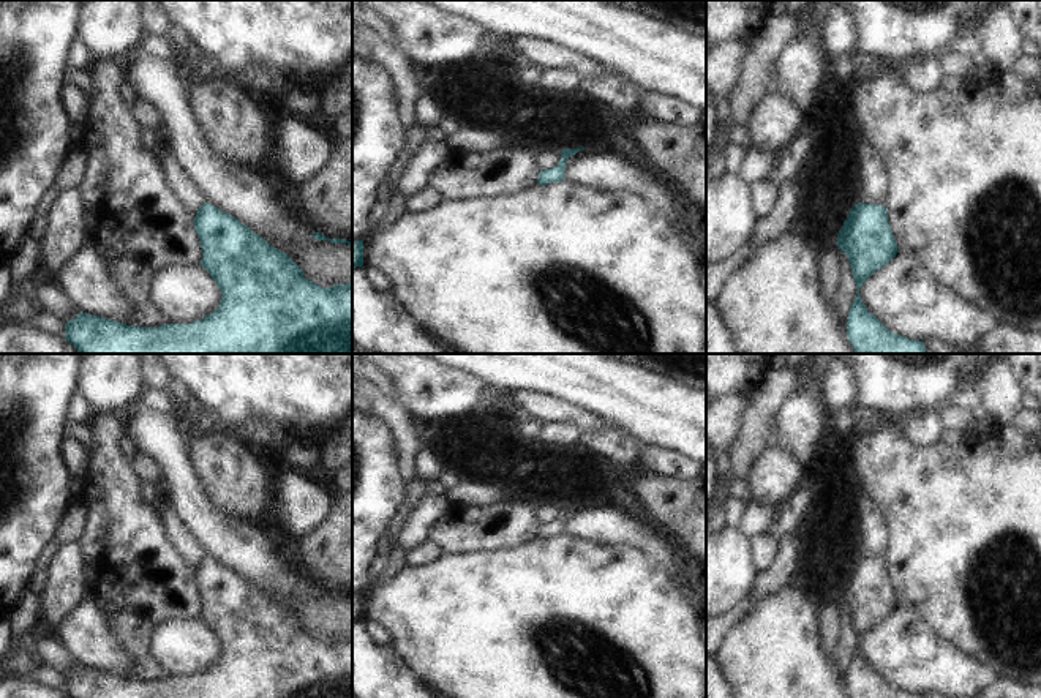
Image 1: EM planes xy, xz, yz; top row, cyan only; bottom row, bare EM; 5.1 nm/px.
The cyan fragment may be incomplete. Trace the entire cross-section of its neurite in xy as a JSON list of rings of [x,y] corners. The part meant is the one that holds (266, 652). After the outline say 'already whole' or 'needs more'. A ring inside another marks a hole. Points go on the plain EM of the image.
[[[209,556],[197,562],[193,576],[202,602],[199,619],[210,627],[221,644],[221,655],[213,666],[190,677],[139,681],[81,665],[65,676],[65,693],[70,698],[352,698],[352,635],[321,641],[306,633],[286,606]]]; already whole

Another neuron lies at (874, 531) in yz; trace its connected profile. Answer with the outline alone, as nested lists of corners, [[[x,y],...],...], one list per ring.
[[[862,496],[859,504],[859,523],[861,523],[861,553],[862,557],[886,559],[888,556],[888,524],[880,510]]]

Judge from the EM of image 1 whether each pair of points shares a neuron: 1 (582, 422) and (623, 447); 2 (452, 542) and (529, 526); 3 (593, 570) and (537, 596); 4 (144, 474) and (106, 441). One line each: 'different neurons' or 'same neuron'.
1: different neurons
2: same neuron
3: same neuron
4: different neurons

